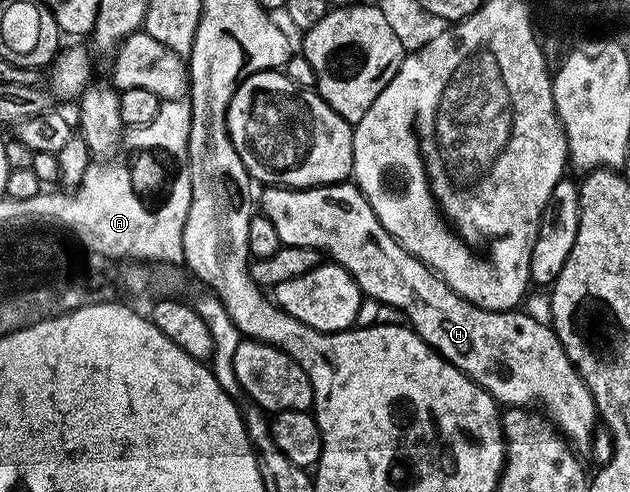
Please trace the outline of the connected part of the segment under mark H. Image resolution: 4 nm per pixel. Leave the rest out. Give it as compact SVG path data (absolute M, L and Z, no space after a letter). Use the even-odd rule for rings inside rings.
M341 182L338 184L323 184L321 188L282 188L279 186L268 186L263 189L264 193L259 193L258 208L266 218L270 218L270 222L274 222L275 228L278 230L278 238L281 245L284 246L306 246L307 248L315 248L329 252L331 259L335 263L341 264L346 271L354 278L354 282L360 287L361 293L367 299L378 300L381 305L397 308L402 315L408 316L407 323L411 325L414 331L427 342L429 348L433 348L443 360L448 360L458 369L459 372L466 373L474 383L482 390L486 390L492 395L497 405L507 406L508 408L526 408L531 409L535 406L542 410L543 415L556 425L561 436L572 445L573 449L580 454L591 453L592 435L595 434L598 427L598 417L596 415L596 403L590 394L590 390L586 386L586 382L577 372L576 367L570 362L570 358L566 354L566 350L562 346L562 342L558 342L556 332L552 329L551 323L535 320L532 316L527 316L524 310L513 310L511 312L491 312L485 308L479 308L471 304L469 300L463 300L458 293L450 290L447 282L436 275L431 268L427 268L421 260L410 255L401 244L392 237L386 230L386 226L382 226L382 222L378 222L378 214L374 214L374 210L370 206L370 202L366 202L366 198L361 194L360 189L352 182Z

